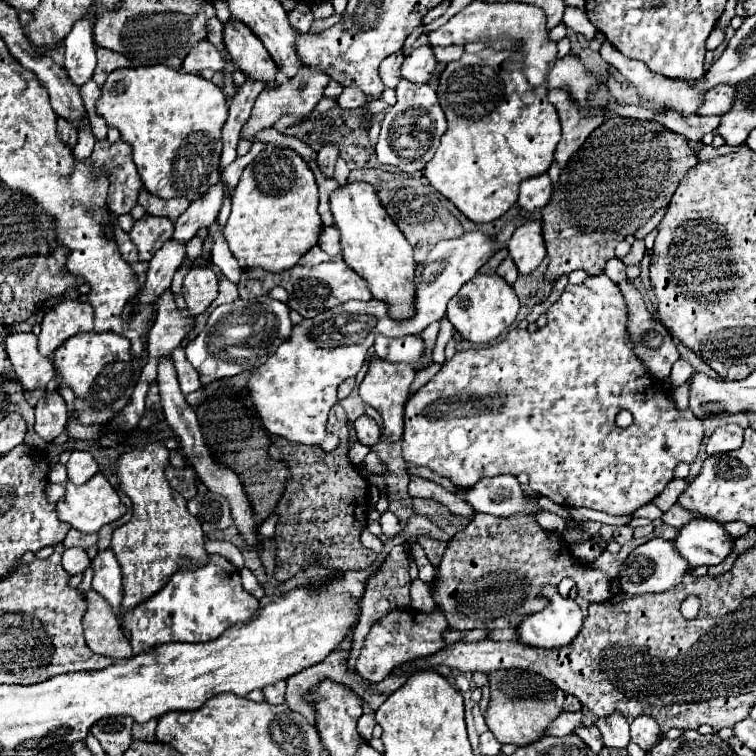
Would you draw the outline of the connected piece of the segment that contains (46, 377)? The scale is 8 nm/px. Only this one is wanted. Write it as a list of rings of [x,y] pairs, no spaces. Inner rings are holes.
[[[10,333],[6,351],[16,379],[24,389],[46,387],[54,377],[54,365],[48,357],[38,353],[38,337],[34,333]]]

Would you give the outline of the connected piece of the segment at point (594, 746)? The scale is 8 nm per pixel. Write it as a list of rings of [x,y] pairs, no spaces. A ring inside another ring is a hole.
[[[580,725],[576,731],[574,731],[594,753],[600,753],[602,751],[602,737],[600,737],[600,733],[598,733],[598,727],[596,725],[592,725],[592,727],[584,727],[584,725]]]

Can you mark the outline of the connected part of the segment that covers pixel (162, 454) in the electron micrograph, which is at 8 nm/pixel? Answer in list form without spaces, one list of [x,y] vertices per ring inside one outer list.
[[[164,441],[148,443],[140,451],[122,453],[118,457],[118,461],[116,461],[116,475],[118,475],[118,481],[120,481],[120,489],[132,501],[132,519],[128,523],[116,527],[114,533],[112,533],[112,541],[110,541],[110,549],[114,551],[120,567],[122,567],[122,575],[124,575],[122,577],[124,579],[124,601],[122,601],[122,607],[126,607],[126,609],[136,607],[138,603],[146,601],[152,593],[162,589],[162,585],[166,585],[170,575],[180,569],[184,559],[192,559],[196,563],[206,561],[204,533],[200,529],[198,519],[192,513],[188,513],[186,499],[168,485],[166,475],[164,475],[164,469],[168,465],[170,465],[170,449],[166,447]]]

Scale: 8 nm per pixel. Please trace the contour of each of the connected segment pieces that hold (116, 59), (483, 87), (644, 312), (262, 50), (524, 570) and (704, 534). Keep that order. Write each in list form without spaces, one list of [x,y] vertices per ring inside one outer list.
[[[98,47],[96,49],[96,55],[98,55],[98,65],[94,69],[94,77],[92,79],[96,81],[98,87],[104,85],[108,73],[112,73],[114,69],[118,69],[118,67],[130,67],[130,61],[122,53],[116,53],[116,51]]]
[[[492,47],[474,55],[464,53],[458,61],[446,65],[436,85],[438,101],[448,119],[448,131],[442,135],[440,147],[432,161],[426,163],[424,173],[430,185],[474,223],[490,223],[504,215],[518,199],[520,181],[548,171],[554,161],[554,149],[560,141],[560,123],[554,105],[550,105],[546,97],[546,85],[536,87],[534,101],[530,105],[524,103],[522,107],[522,95],[530,91],[530,85],[520,65],[504,65],[508,59],[512,59],[510,51],[496,51]]]
[[[622,281],[620,285],[620,291],[626,299],[626,305],[628,305],[628,339],[632,341],[634,345],[634,353],[636,357],[648,367],[648,373],[656,379],[666,379],[670,375],[670,369],[672,369],[672,363],[678,359],[678,349],[672,341],[672,335],[668,333],[668,329],[646,309],[644,305],[644,299],[640,295],[640,291],[628,283],[628,281]]]
[[[230,19],[224,27],[224,45],[236,69],[240,69],[248,79],[262,81],[266,87],[276,87],[278,67],[270,53],[266,53],[266,47],[246,25]]]
[[[478,513],[468,527],[448,543],[438,567],[432,599],[456,631],[518,627],[524,615],[536,613],[546,605],[546,599],[536,597],[540,587],[546,583],[558,585],[564,577],[578,581],[580,597],[588,603],[600,603],[610,597],[608,577],[574,559],[568,545],[556,533],[542,529],[532,517],[498,518]]]
[[[692,519],[678,531],[674,547],[690,567],[718,565],[730,553],[732,537],[716,521]]]

